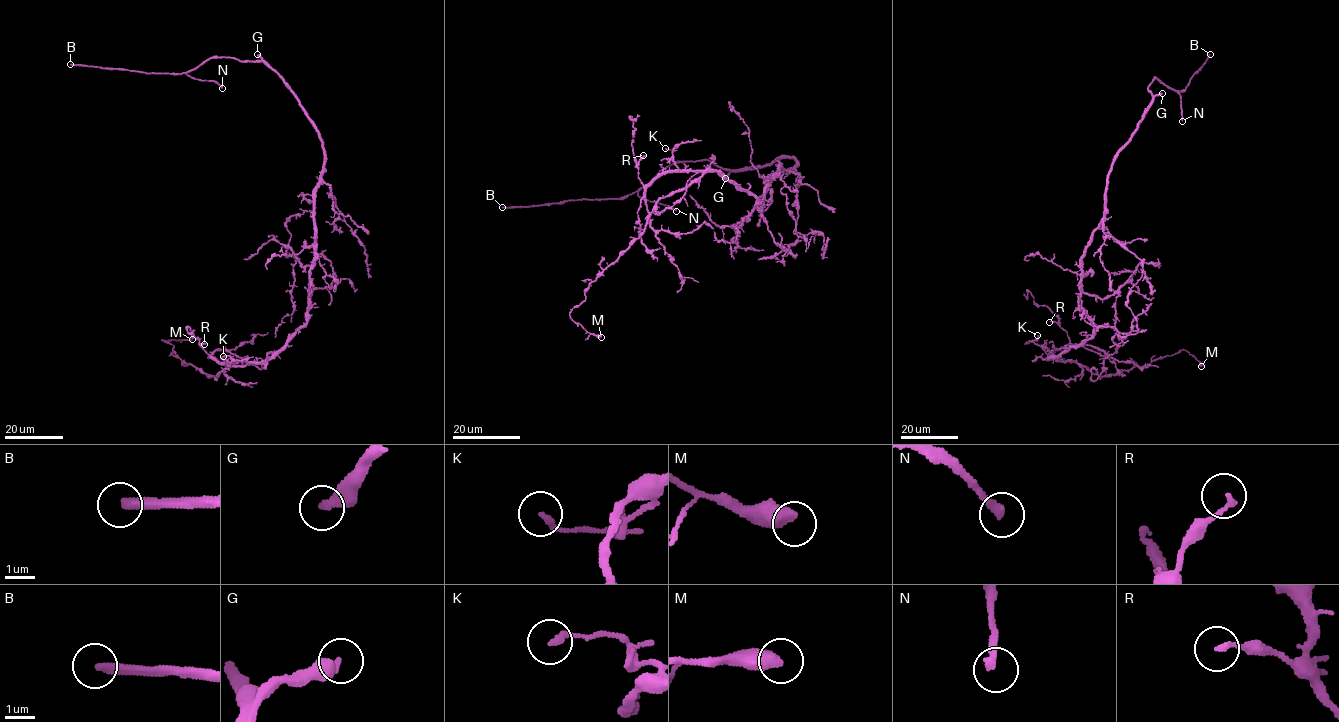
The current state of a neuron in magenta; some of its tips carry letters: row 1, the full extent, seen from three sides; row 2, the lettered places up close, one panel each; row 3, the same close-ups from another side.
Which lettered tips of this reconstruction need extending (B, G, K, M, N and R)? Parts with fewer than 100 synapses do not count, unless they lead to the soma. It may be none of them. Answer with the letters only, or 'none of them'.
B, G, N

